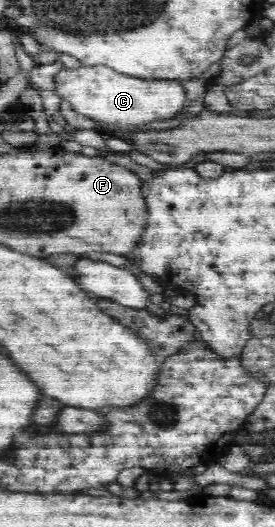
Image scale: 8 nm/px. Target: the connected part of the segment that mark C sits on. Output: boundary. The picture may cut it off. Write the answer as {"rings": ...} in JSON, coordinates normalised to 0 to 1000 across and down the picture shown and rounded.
{"rings":[[[291,121],[280,129],[218,125],[189,144],[189,173],[240,190],[284,216],[400,237],[527,235],[582,224],[625,224],[665,205],[669,165],[651,150],[516,148],[444,140],[389,121]]]}

